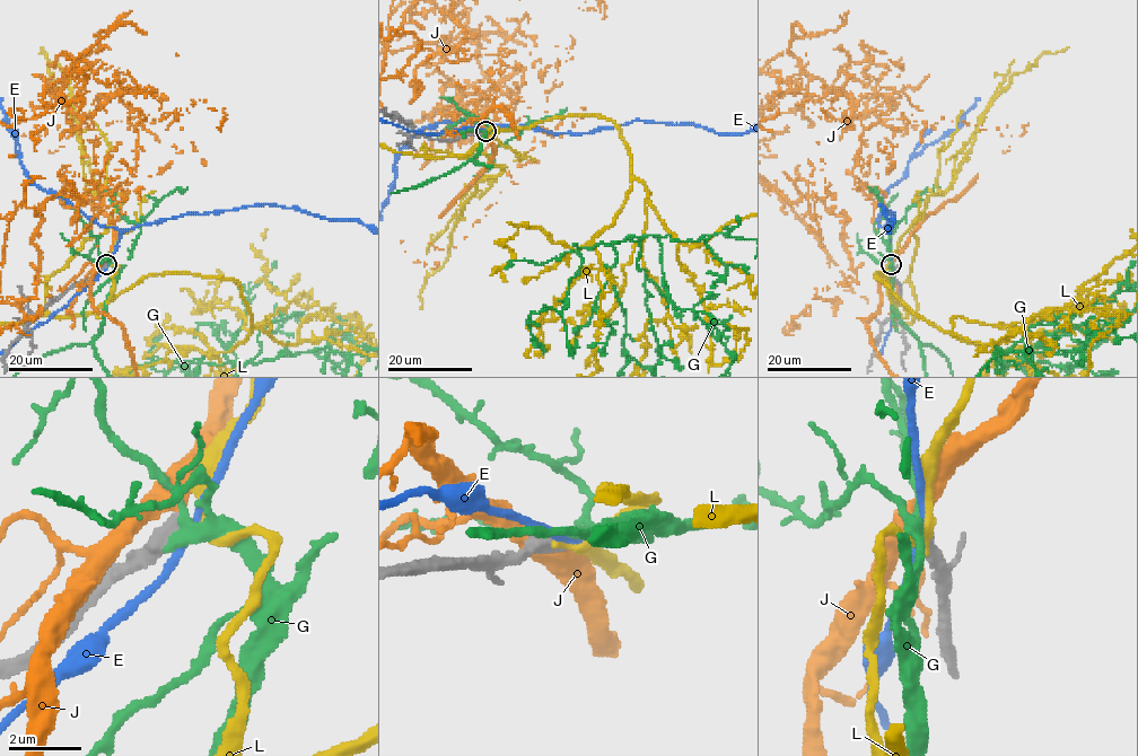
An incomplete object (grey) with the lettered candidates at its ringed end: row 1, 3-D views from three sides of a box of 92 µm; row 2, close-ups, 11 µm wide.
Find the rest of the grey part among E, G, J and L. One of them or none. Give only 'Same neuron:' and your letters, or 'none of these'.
Same neuron: G

